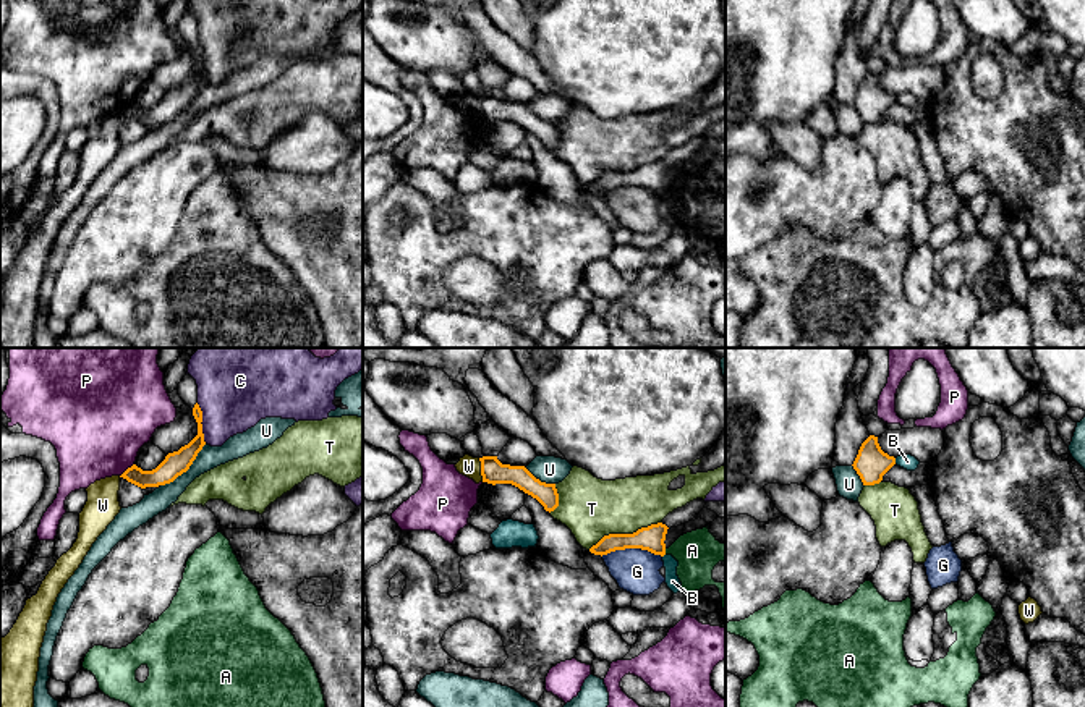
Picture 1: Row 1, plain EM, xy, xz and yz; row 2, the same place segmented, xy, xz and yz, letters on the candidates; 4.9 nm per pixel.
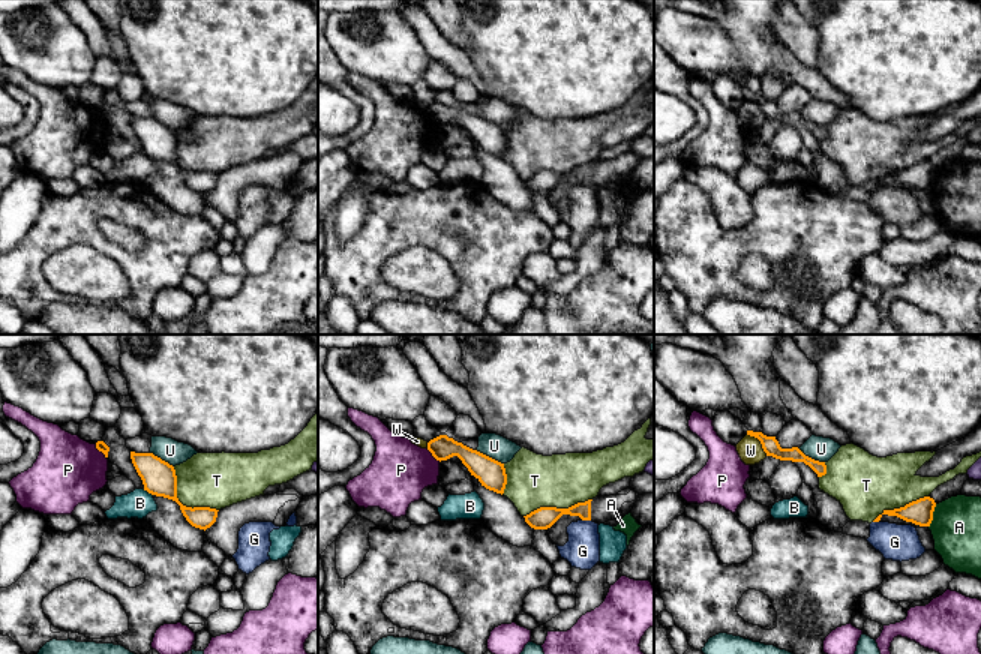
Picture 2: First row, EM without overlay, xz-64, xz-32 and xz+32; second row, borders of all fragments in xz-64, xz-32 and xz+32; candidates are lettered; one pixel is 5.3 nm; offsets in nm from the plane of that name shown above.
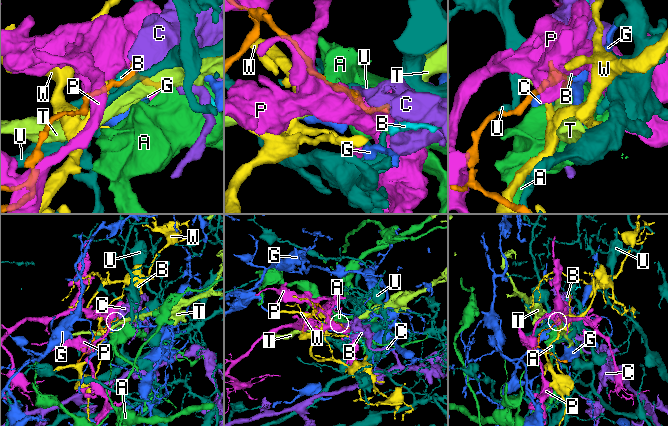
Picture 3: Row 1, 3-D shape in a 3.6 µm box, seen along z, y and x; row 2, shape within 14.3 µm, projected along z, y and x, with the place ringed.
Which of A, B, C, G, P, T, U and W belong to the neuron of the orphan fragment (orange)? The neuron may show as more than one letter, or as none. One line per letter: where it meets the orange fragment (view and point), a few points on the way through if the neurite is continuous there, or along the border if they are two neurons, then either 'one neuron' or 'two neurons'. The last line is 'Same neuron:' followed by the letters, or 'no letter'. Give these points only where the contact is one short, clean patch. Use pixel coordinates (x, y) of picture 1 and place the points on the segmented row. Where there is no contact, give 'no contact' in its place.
A: contact xz (664, 552); border xz (664, 549), (666, 554); two neurons
B: contact yz (894, 461); two neurons
C: contact xy (201, 421); border xy (196, 403), (201, 411), (201, 432), (206, 442); two neurons
G: contact xz (632, 547); border xz (601, 555), (611, 550), (646, 549), (661, 557); two neurons
P: contact xy (127, 469); two neurons
T: contact xz (624, 534); two neurons
U: contact xy (187, 469); border xy (206, 444), (185, 471), (161, 486); two neurons
W: contact xz (481, 469); border xz (478, 458), (483, 481); two neurons
Same neuron: no letter

